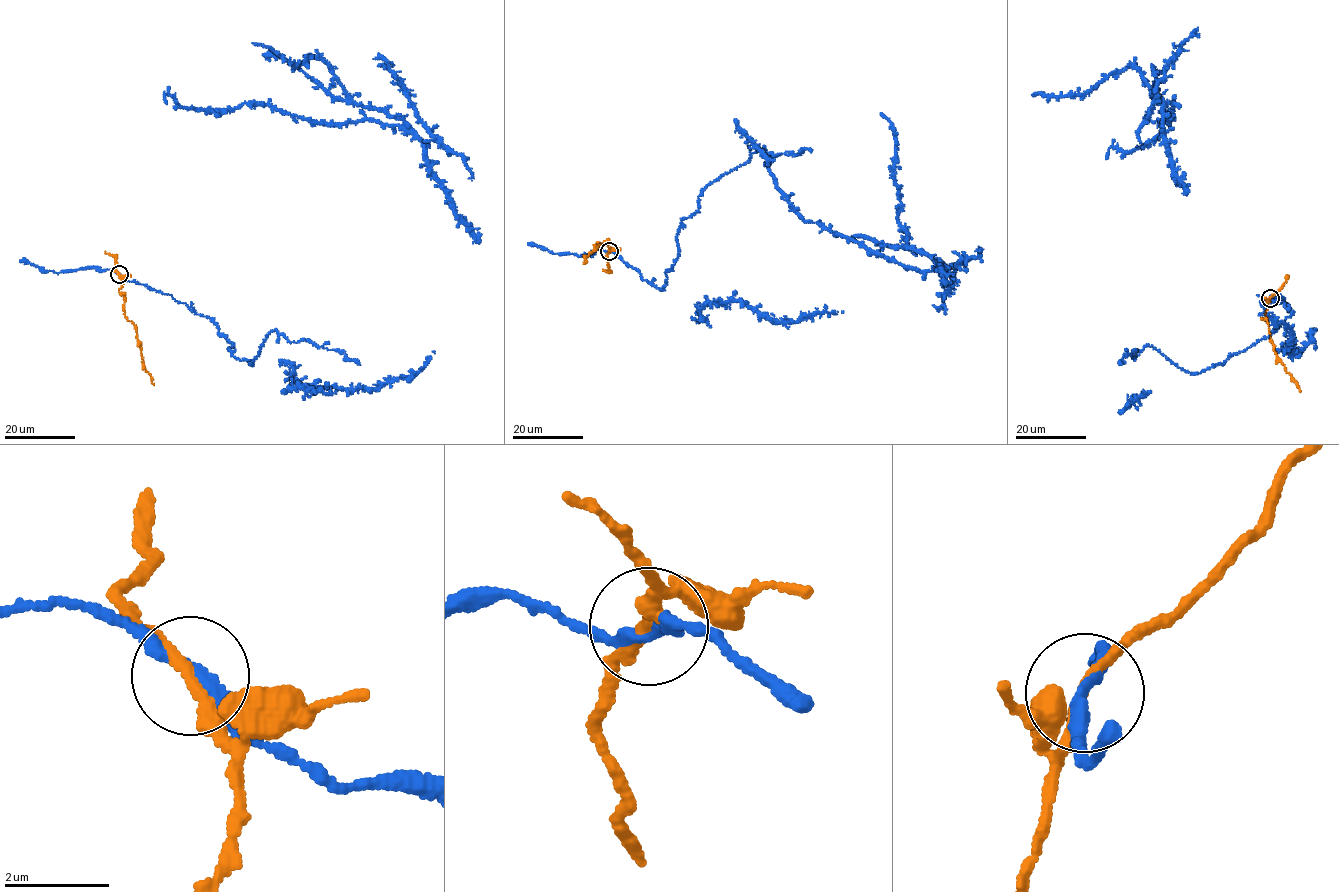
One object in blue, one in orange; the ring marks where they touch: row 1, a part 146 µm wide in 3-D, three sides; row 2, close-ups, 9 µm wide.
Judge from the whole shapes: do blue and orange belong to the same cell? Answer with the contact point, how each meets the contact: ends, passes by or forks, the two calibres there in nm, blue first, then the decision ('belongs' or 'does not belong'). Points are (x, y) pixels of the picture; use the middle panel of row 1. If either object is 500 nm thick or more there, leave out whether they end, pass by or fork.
at (609, 251); blue passes by; orange passes by; 200 nm thick on the blue side, 190 nm on the other; does not belong

